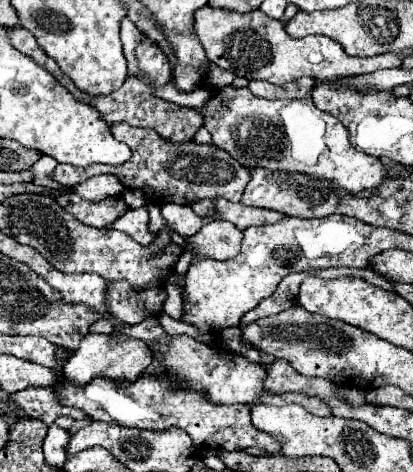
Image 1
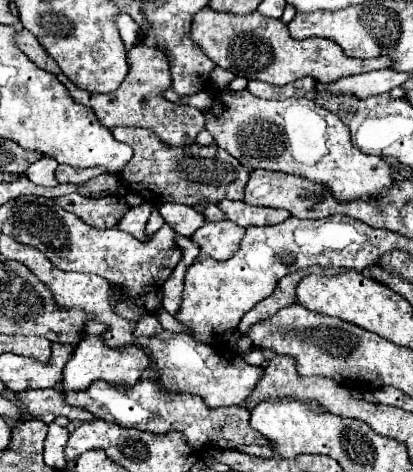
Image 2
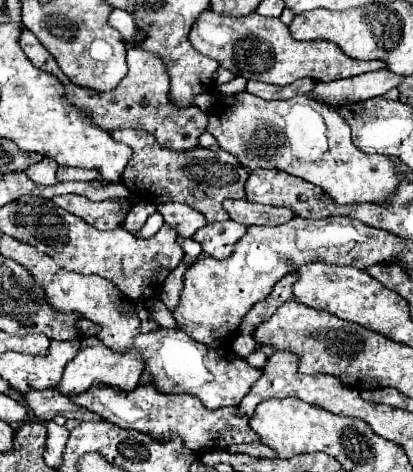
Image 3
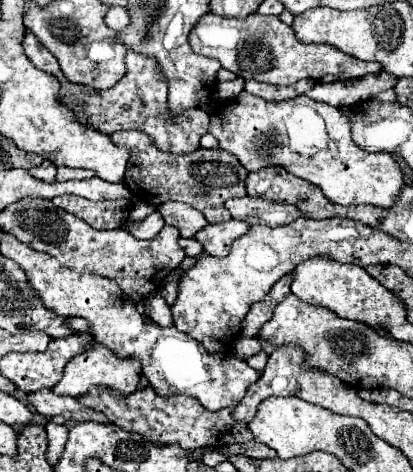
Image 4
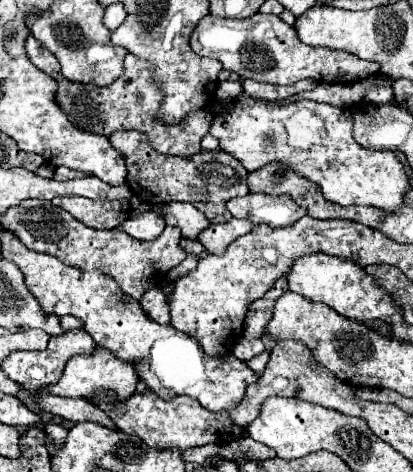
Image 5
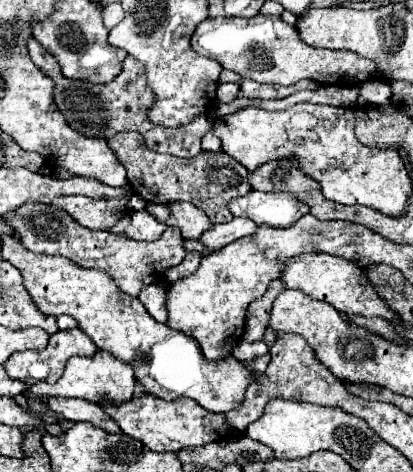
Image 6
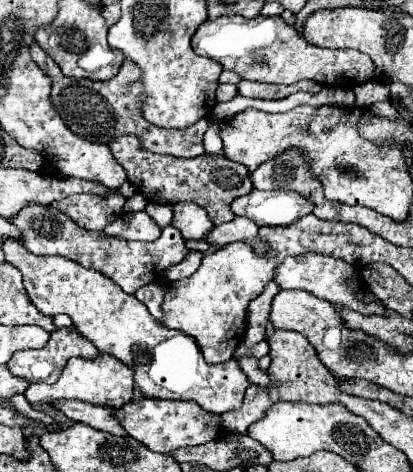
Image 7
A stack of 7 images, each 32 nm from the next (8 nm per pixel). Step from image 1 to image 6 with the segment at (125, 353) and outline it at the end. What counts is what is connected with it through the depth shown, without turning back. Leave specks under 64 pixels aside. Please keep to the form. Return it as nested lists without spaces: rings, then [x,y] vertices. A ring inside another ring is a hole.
[[[96,350],[96,354],[90,358],[86,356],[70,358],[62,378],[56,384],[36,384],[28,392],[30,392],[30,398],[36,398],[36,400],[48,398],[48,396],[62,396],[62,398],[82,398],[82,400],[100,404],[104,398],[108,398],[112,404],[118,406],[132,398],[134,386],[136,386],[136,376],[128,364],[124,364],[122,360],[116,360],[108,352]]]

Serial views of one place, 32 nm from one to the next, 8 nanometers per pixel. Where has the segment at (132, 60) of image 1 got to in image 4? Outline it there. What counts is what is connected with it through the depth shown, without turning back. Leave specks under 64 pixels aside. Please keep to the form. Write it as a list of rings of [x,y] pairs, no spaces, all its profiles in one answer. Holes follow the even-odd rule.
[[[112,6],[108,16],[106,16],[106,24],[114,30],[124,30],[128,24],[130,24],[130,16],[128,16],[128,10],[126,8],[120,8],[120,6]]]

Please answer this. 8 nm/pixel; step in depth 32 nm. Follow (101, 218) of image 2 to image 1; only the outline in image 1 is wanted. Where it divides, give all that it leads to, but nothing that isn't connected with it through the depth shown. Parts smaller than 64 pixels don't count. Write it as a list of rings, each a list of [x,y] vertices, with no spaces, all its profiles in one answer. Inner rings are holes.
[[[68,192],[68,194],[60,194],[56,202],[64,206],[64,210],[70,212],[78,222],[92,228],[106,228],[128,210],[128,206],[120,196],[102,200],[100,204],[88,204],[86,200],[80,200],[74,192]]]

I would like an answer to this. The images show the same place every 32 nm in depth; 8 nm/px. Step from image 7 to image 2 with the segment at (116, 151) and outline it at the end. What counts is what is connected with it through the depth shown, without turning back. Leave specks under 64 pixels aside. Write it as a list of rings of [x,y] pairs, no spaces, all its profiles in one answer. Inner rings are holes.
[[[116,126],[112,134],[116,140],[126,142],[134,150],[132,160],[118,172],[120,182],[128,192],[140,192],[142,198],[152,206],[166,204],[168,200],[188,206],[198,206],[202,202],[208,202],[204,210],[206,220],[222,220],[224,214],[218,208],[220,198],[242,200],[244,196],[244,186],[250,178],[250,170],[244,168],[236,158],[232,158],[216,144],[210,146],[192,144],[174,148],[164,144],[154,132],[130,126]]]

